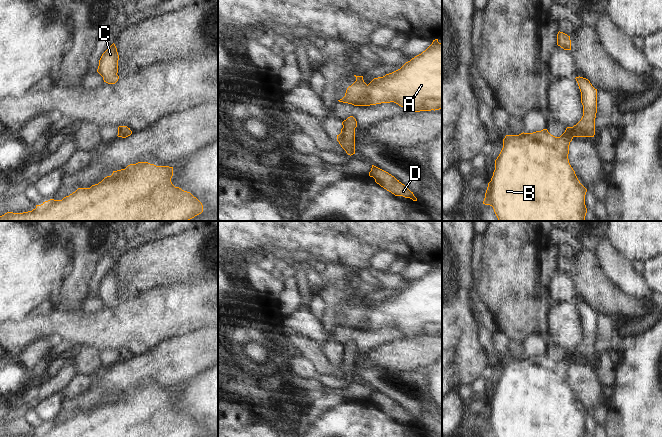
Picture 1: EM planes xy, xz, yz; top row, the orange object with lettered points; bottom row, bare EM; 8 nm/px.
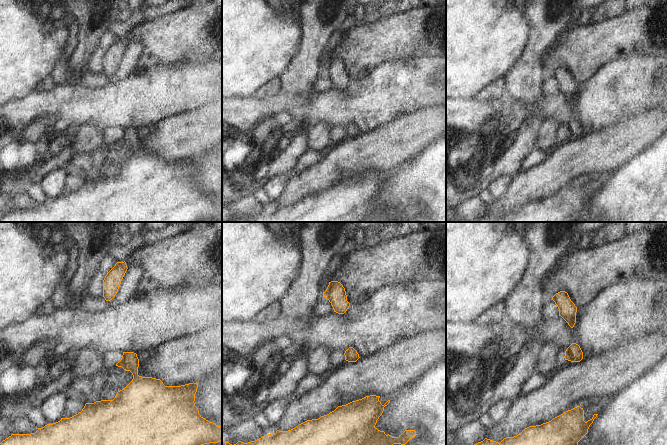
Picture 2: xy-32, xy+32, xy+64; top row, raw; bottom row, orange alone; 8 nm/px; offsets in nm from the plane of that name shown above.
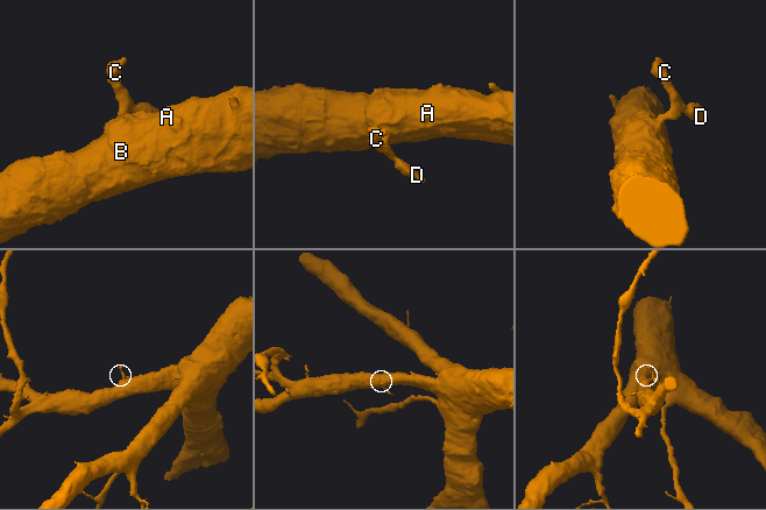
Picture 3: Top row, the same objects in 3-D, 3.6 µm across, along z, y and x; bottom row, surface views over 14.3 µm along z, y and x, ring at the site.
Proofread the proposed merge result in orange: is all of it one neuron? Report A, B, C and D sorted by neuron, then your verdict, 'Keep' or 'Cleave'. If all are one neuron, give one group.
Groups: A B C D. Keep

